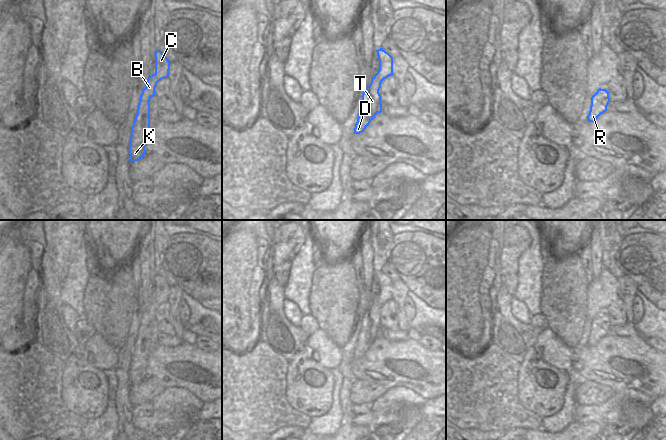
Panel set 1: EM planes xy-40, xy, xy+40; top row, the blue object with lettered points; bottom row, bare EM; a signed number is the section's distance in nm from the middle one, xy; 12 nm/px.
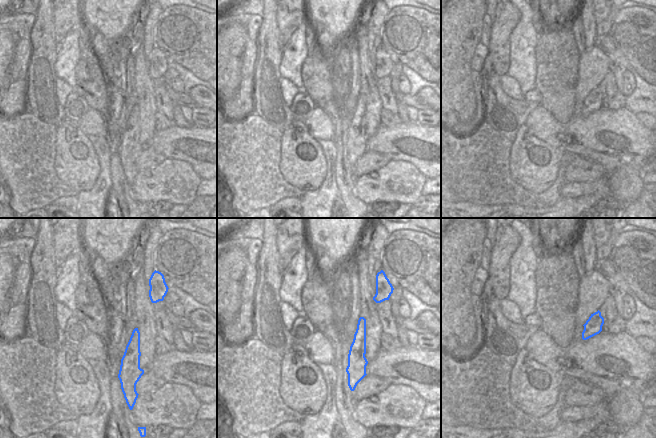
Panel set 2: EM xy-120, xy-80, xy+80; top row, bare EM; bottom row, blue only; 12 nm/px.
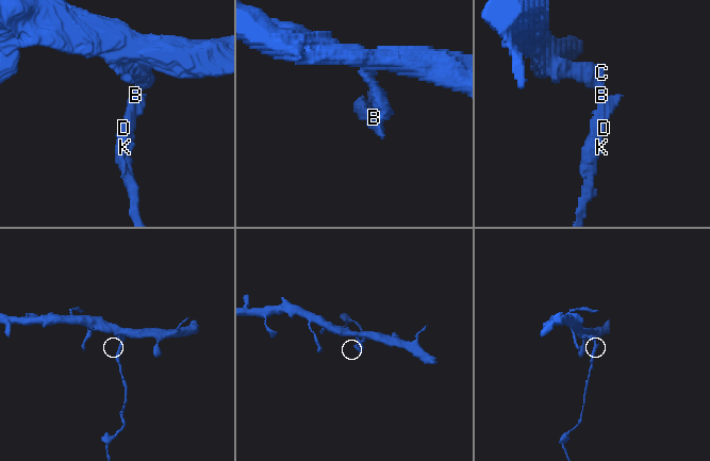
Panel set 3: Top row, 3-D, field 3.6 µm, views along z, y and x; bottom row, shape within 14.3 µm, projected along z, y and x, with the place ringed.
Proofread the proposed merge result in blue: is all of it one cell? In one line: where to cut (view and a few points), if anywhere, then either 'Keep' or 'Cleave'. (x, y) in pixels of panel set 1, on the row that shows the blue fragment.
Split along xy (374, 75), (381, 81). Cleave.

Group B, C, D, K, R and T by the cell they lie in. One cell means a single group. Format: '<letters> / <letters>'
B D K R T / C

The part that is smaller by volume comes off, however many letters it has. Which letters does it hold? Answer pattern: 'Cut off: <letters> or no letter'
Cut off: B, D, K, R, T

